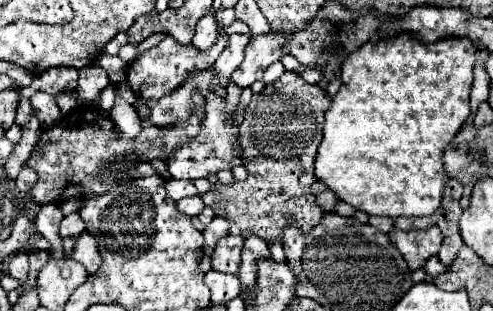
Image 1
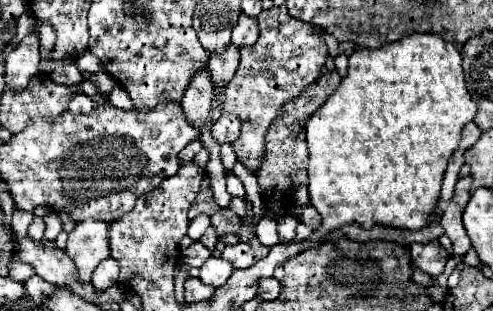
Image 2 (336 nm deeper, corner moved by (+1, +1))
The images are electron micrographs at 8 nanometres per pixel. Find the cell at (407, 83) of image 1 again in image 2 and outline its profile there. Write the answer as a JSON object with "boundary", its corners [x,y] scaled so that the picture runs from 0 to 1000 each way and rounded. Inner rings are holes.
{"boundary":[[[834,109],[834,116],[813,122],[809,135],[781,141],[765,161],[724,154],[708,180],[708,225],[704,225],[704,244],[692,257],[692,277],[675,296],[675,309],[663,315],[663,328],[619,399],[623,482],[627,482],[627,534],[623,534],[627,592],[623,592],[623,605],[627,605],[631,656],[643,669],[643,682],[655,701],[655,720],[651,720],[655,746],[692,733],[700,720],[728,720],[736,733],[757,733],[757,727],[793,727],[793,733],[822,733],[822,740],[862,733],[866,701],[874,695],[874,682],[882,675],[882,662],[890,650],[890,611],[895,611],[907,521],[911,521],[915,495],[927,482],[935,424],[959,386],[963,360],[968,360],[968,334],[951,309],[951,296],[943,283],[943,257],[939,257],[931,148],[903,135],[886,109]]]}

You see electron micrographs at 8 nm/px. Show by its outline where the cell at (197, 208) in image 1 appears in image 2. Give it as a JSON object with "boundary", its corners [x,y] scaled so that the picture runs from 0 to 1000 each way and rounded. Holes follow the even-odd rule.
{"boundary":[[[408,688],[408,695],[400,695],[387,720],[383,720],[383,759],[391,765],[391,772],[404,772],[412,752],[416,752],[416,740],[428,727],[428,707],[424,707],[424,695],[416,695],[416,688]]]}

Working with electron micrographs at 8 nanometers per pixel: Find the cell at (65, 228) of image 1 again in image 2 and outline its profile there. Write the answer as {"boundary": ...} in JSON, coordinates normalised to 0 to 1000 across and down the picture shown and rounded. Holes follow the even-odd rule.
{"boundary":[[[99,675],[91,695],[87,695],[87,707],[91,707],[91,765],[99,772],[99,778],[108,778],[112,765],[116,765],[116,752],[128,740],[124,733],[124,707],[120,707],[120,688],[116,682],[108,682],[108,675]]]}

